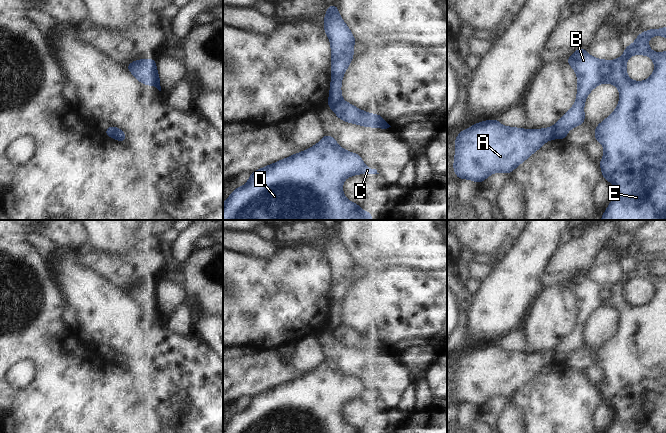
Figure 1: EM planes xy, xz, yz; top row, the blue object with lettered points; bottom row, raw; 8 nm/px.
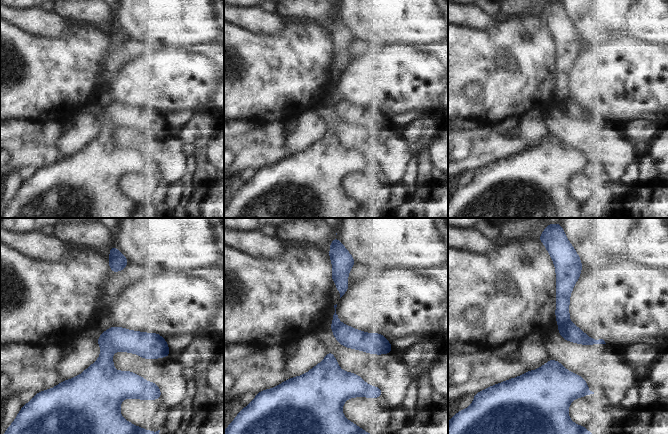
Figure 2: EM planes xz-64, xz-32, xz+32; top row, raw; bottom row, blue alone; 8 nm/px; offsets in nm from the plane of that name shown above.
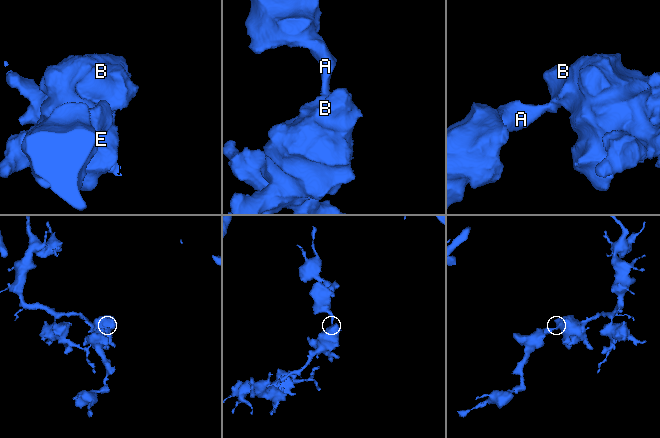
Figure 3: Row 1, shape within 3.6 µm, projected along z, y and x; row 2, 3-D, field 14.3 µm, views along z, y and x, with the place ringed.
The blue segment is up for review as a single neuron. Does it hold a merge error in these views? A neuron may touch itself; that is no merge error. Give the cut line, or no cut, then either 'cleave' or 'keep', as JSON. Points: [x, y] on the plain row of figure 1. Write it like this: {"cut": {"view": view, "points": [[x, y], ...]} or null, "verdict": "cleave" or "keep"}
{"cut": {"view": "xy", "points": [[112, 351], [113, 361]]}, "verdict": "cleave"}

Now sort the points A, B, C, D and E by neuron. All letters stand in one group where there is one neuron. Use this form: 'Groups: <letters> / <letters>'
Groups: A / B C D E.

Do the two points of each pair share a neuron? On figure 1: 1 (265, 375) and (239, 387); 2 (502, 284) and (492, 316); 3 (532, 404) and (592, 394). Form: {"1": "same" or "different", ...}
{"1": "same", "2": "same", "3": "same"}

